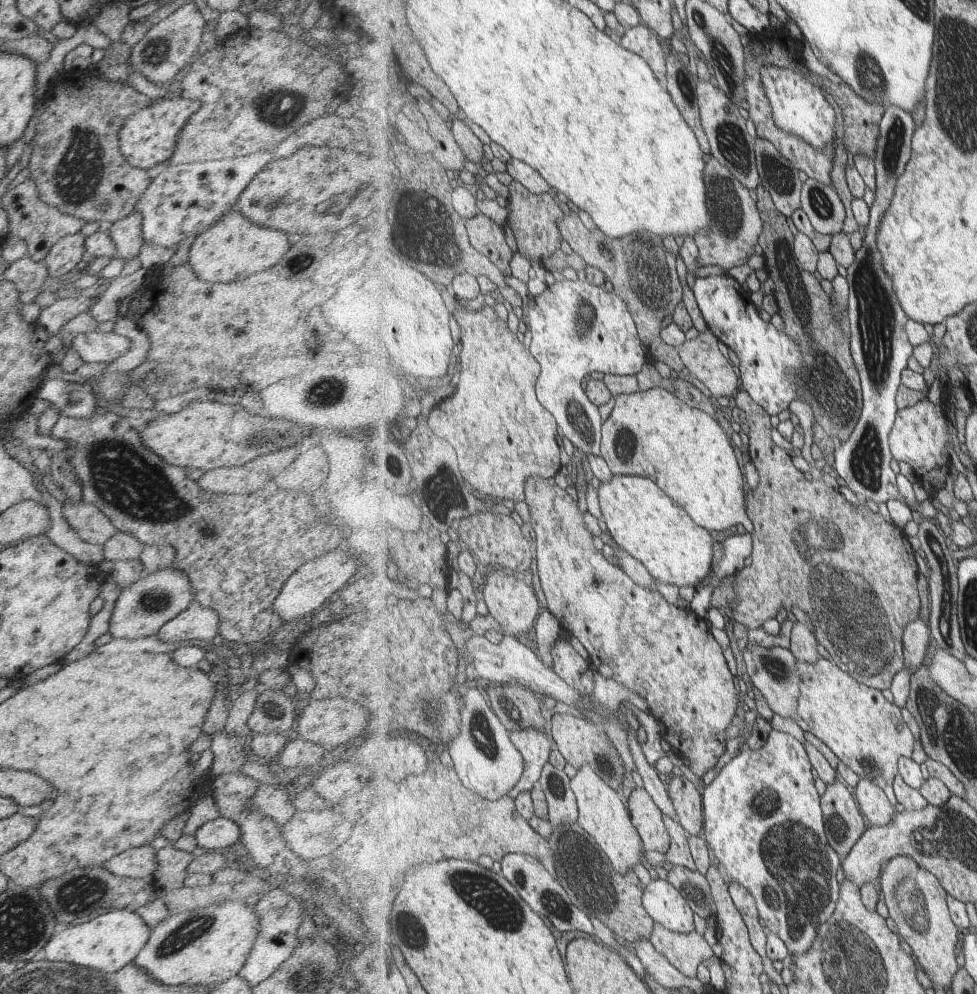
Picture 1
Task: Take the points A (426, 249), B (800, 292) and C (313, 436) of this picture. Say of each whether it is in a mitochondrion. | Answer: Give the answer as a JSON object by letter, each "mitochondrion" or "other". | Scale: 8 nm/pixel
{"A":"mitochondrion","B":"mitochondrion","C":"other"}

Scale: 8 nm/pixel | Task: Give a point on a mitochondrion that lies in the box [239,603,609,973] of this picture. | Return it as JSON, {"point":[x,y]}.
{"point":[503,910]}

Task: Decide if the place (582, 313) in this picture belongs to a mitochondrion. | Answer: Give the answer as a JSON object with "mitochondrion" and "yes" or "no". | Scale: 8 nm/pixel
{"mitochondrion":"yes"}

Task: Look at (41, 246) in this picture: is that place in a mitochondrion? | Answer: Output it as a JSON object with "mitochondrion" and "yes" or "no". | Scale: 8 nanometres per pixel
{"mitochondrion":"no"}

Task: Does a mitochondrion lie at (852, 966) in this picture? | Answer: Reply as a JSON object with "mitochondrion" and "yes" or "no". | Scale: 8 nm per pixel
{"mitochondrion":"yes"}

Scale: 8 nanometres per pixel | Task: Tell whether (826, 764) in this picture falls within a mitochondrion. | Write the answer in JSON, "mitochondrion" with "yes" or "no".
{"mitochondrion":"no"}

